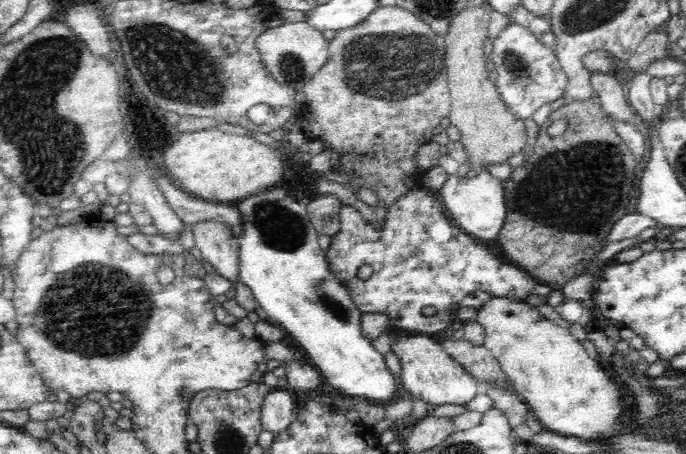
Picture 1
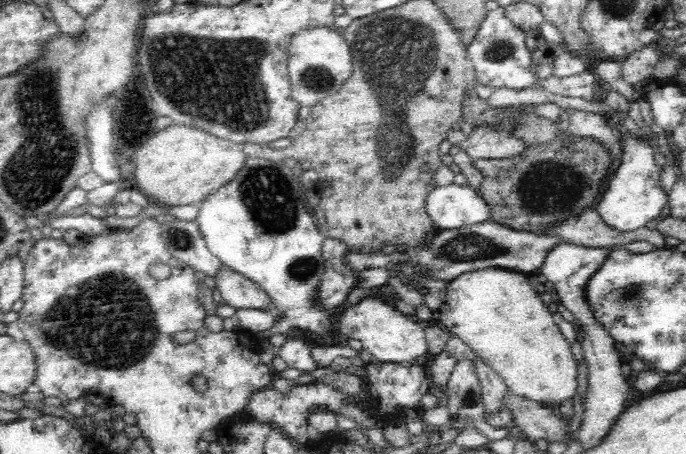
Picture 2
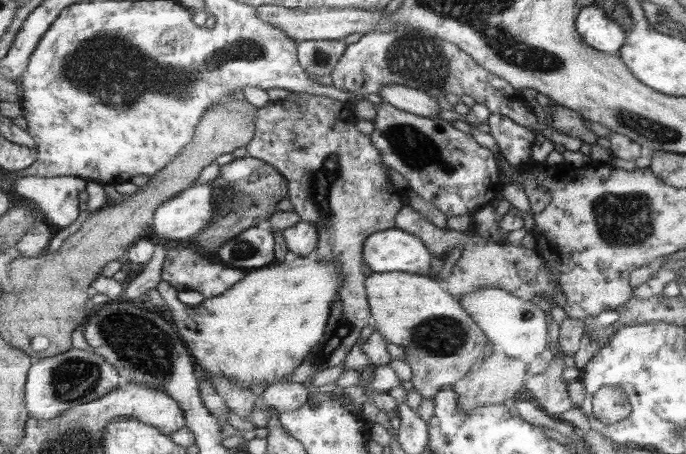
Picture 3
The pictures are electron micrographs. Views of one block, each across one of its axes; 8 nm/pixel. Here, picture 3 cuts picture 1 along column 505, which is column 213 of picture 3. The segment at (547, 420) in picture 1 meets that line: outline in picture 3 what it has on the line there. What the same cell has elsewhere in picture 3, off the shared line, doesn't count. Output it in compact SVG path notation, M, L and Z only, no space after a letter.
M319 248L311 256L297 256L295 252L287 252L283 262L273 262L271 266L259 268L259 270L247 270L247 278L239 282L233 290L227 294L221 294L217 298L207 298L199 308L187 306L179 298L179 290L163 280L159 284L159 292L165 296L173 320L179 328L181 338L191 348L197 366L207 372L219 372L229 378L237 378L243 386L259 384L279 384L281 380L287 380L313 352L313 348L325 338L325 332L329 330L329 320L333 316L333 304L341 298L339 292L345 286L345 272L339 258L333 260L321 260Z

